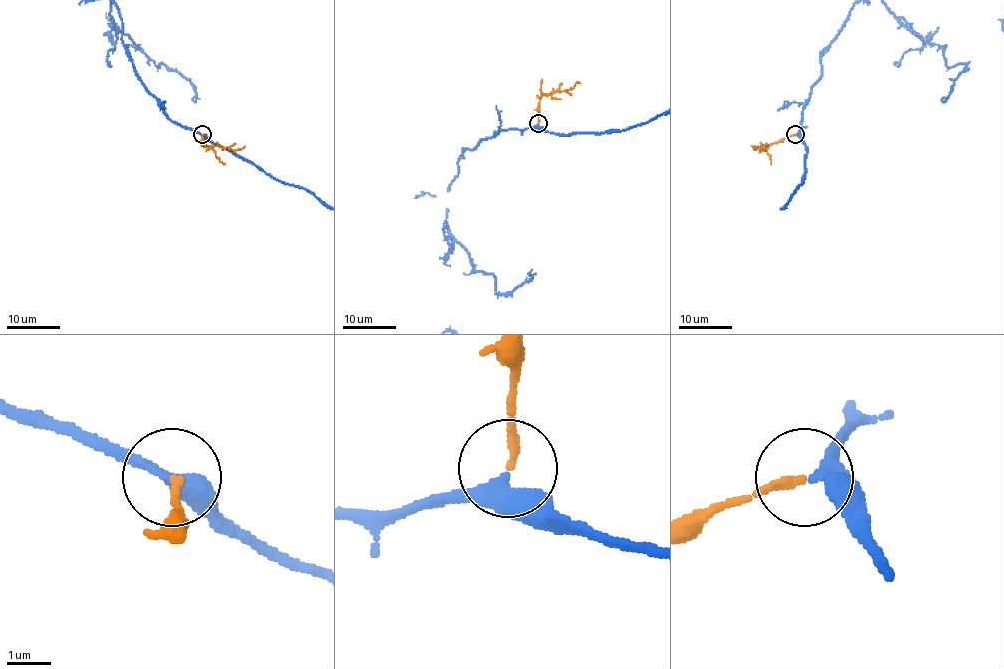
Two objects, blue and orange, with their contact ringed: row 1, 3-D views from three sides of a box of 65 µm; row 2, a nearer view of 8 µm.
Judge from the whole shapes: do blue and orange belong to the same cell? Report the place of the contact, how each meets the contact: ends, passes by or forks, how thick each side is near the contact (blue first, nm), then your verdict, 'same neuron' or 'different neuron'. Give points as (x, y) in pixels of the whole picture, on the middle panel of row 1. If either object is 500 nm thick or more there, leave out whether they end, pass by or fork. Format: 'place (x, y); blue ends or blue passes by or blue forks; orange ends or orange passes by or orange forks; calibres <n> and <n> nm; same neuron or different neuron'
place (538, 123); blue passes by; orange ends; calibres 320 and 170 nm; same neuron

